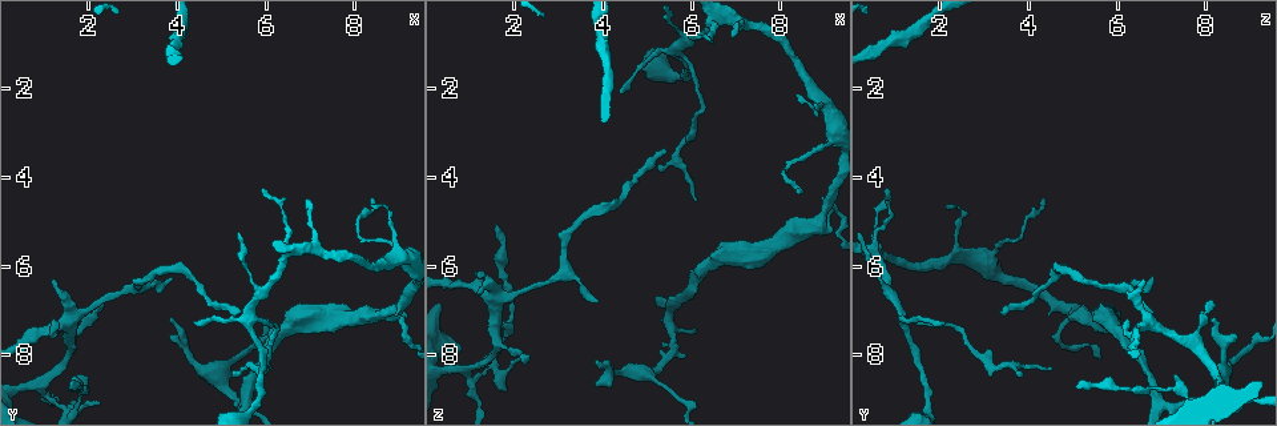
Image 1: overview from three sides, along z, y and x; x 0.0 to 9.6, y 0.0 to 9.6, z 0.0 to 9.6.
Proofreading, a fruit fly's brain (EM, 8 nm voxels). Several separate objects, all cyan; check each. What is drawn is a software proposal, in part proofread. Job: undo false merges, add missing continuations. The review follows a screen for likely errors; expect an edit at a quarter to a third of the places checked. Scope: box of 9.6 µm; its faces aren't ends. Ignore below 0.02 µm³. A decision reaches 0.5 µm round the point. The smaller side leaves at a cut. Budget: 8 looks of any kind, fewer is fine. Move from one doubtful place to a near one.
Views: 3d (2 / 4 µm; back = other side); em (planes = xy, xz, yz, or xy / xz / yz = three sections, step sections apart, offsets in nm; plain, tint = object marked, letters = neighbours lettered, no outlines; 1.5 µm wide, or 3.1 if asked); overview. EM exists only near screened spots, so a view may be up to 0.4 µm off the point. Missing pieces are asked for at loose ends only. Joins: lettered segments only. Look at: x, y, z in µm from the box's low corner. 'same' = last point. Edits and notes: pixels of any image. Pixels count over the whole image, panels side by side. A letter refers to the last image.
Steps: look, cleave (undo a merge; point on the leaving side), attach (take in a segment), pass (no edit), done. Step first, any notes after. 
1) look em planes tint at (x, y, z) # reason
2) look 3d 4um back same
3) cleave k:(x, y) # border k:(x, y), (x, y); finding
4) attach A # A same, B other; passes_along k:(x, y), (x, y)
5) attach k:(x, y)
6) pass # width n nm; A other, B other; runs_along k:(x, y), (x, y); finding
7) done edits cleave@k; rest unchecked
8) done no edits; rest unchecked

look 3d 2um at (8.40, 4.45, 4.35) # free end

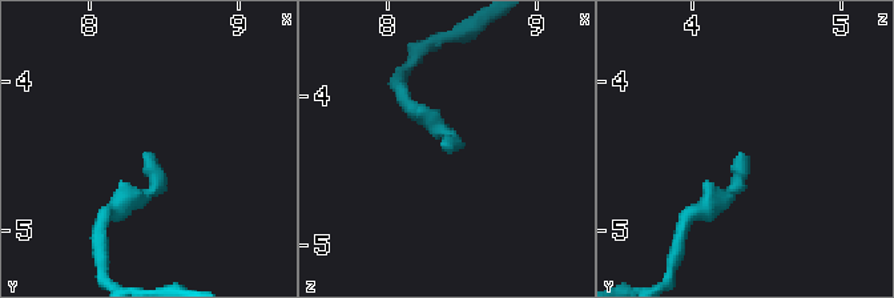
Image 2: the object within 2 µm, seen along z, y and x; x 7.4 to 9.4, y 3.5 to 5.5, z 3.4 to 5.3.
look em planes letters at (8.36, 4.48, 4.32) # now the EM

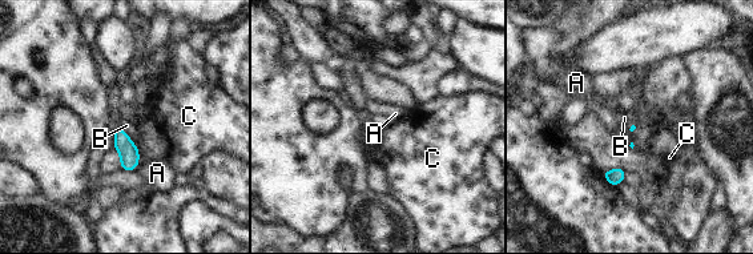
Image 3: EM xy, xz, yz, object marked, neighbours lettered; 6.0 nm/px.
pass # longest_contact B 190 nm; A other, B other, C other; border 3:(113, 125), (117, 125), (136, 146); no lettered segment goes on from it

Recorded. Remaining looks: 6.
look 3d 4um at (4.35, 7.30, 2.20) # an open end

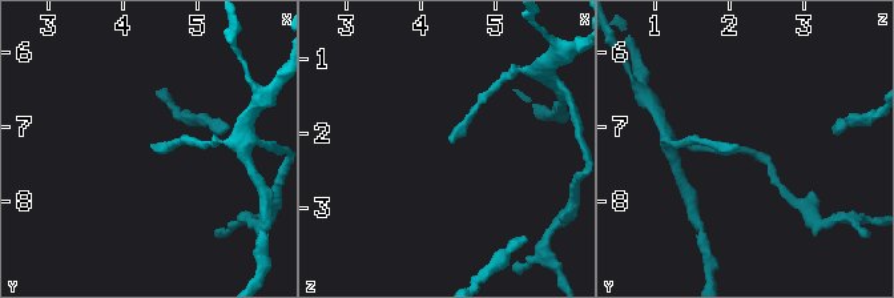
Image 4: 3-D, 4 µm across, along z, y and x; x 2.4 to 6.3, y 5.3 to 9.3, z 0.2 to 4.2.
look em xz step 4 tint at (4.35, 7.30, 2.10)

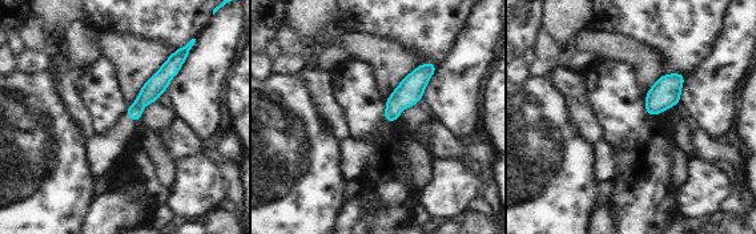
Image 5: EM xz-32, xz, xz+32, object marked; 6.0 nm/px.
look em yz step 8 letters same

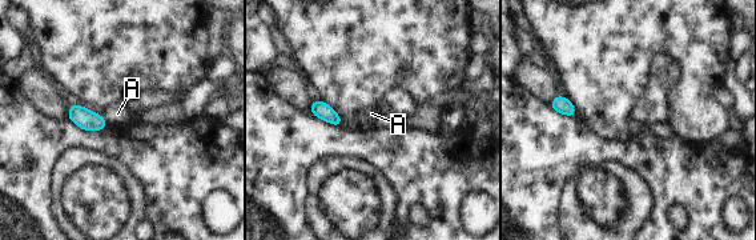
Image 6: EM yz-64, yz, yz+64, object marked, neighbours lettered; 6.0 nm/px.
pass # A other; border 6:(103, 116), (108, 124); no lettered segment goes on from it

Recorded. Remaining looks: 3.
look em planes letters at (2.20, 6.80, 8.15)

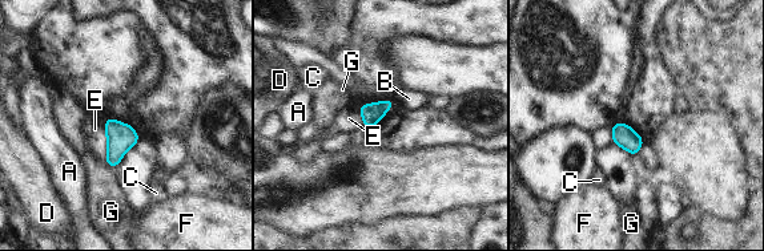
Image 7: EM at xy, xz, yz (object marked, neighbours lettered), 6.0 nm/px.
pass # A other, B other, C other, D other, E other, F other, G other; border 7:(104, 121), (107, 162); none of them fits

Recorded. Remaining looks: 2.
done no edits; rest unchecked

